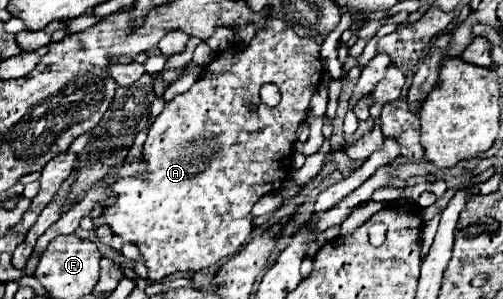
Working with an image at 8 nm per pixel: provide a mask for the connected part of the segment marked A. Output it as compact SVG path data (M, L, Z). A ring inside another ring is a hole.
M268 18L266 24L262 28L256 30L256 36L250 40L250 44L246 44L244 48L236 48L236 46L230 46L222 52L216 54L216 58L204 68L204 74L192 84L192 88L184 94L178 94L174 96L170 102L166 102L162 114L154 120L150 132L148 132L148 138L144 142L144 160L148 164L148 176L146 180L140 180L140 178L126 178L126 180L118 180L118 184L114 184L114 194L116 194L116 204L108 206L104 212L102 212L102 218L96 218L94 220L94 226L100 226L100 224L108 224L112 228L114 234L120 234L126 242L134 242L144 260L146 260L146 268L148 268L148 276L150 280L160 280L168 274L174 274L174 272L188 272L188 270L200 270L200 268L206 268L226 256L232 256L238 252L238 248L242 244L248 242L250 238L250 232L252 232L252 216L250 216L250 210L252 206L264 196L264 194L270 194L270 192L276 192L280 188L280 184L288 178L290 174L290 156L292 156L292 146L296 142L296 128L300 126L300 122L304 122L306 118L306 112L308 112L308 106L310 106L310 98L312 94L316 92L318 88L318 82L322 78L322 60L320 60L320 44L324 42L324 34L318 34L314 38L298 38L298 36L292 36L292 30L286 26L286 22L282 20L276 20L276 18ZM266 82L274 82L278 88L280 88L280 94L282 94L282 100L276 108L270 108L266 104L262 104L260 96L258 96L258 90L262 84Z

